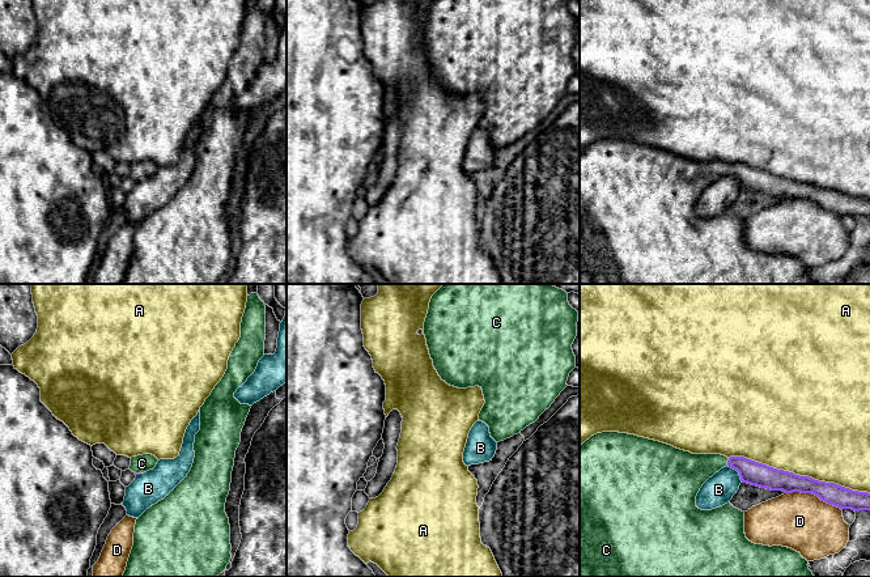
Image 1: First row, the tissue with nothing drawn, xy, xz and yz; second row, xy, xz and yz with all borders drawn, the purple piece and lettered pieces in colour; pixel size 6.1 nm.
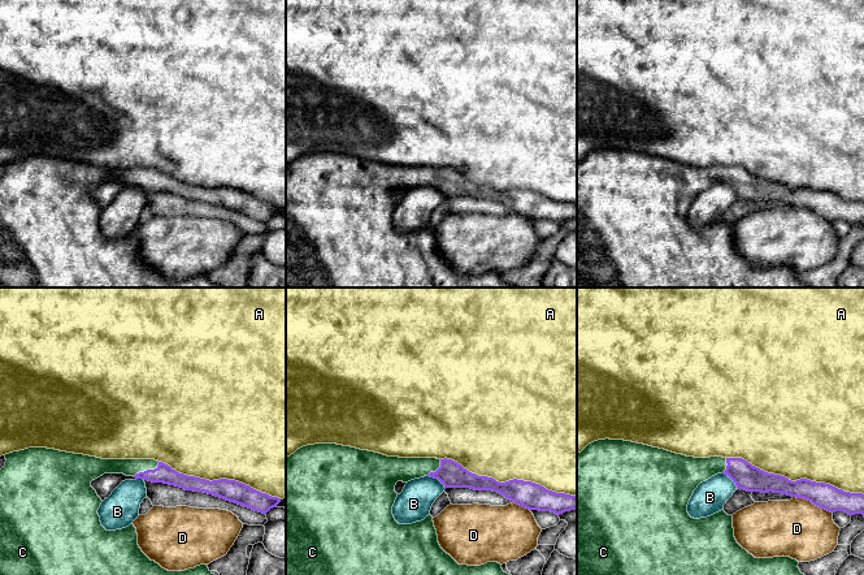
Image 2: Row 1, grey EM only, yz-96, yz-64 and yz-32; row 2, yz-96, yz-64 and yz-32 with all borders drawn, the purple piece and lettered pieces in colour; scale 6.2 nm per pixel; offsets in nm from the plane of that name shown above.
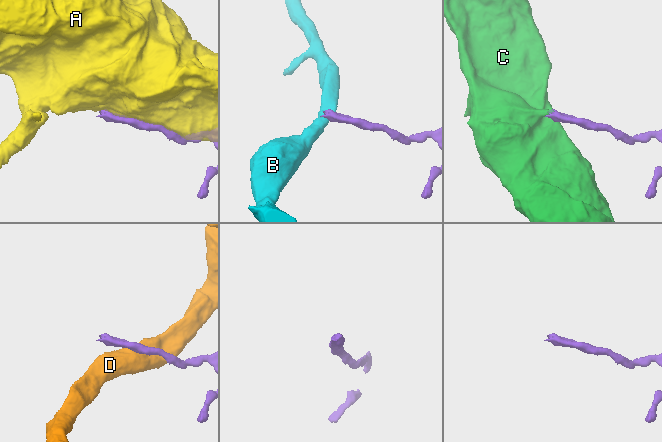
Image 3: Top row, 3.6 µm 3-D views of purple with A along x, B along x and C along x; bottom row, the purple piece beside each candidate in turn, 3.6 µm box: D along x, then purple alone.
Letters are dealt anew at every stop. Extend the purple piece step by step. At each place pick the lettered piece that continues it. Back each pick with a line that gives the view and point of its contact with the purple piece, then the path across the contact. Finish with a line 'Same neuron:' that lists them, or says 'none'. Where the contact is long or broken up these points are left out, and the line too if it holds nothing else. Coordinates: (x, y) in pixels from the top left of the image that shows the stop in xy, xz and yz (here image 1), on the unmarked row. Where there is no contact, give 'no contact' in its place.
C: yz (728, 169) | across yz (752, 179), (741, 170), (728, 169), (713, 169), (688, 178)
Same neuron: C

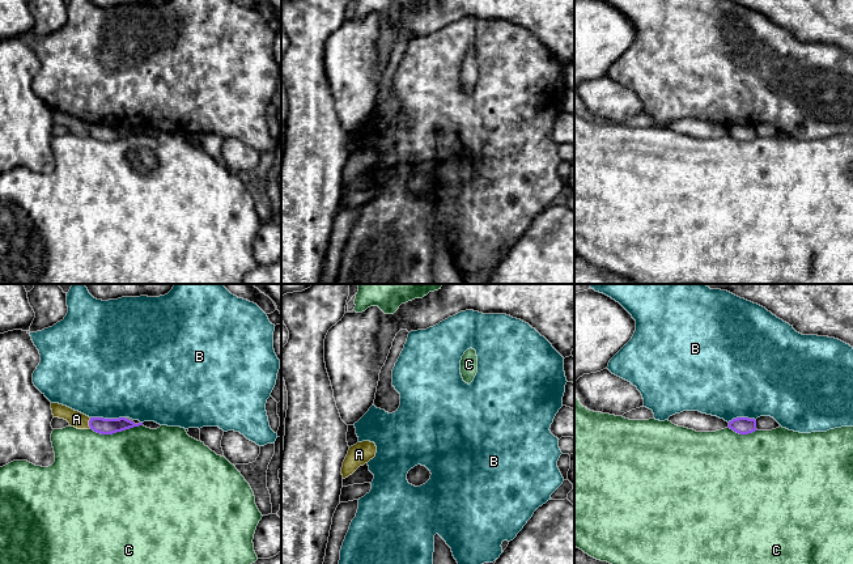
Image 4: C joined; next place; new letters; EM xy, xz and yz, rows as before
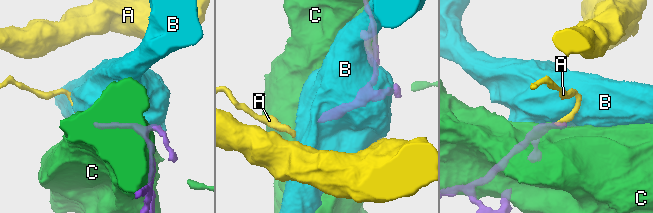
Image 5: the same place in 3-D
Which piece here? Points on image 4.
Same neuron: none

